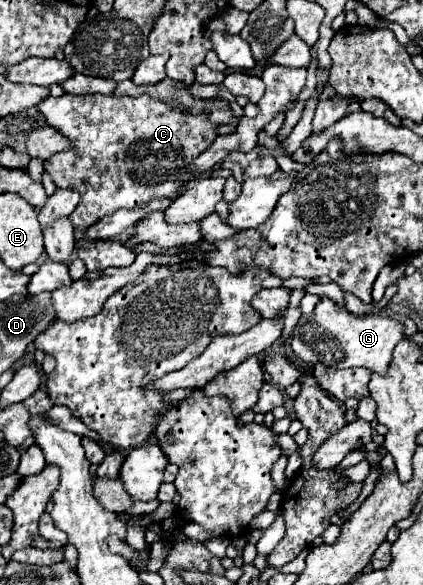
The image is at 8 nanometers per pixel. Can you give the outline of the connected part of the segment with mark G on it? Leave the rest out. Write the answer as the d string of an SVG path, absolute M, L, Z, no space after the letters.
M326 296L318 302L312 316L302 316L292 334L294 354L310 364L326 364L330 368L352 368L364 366L372 372L384 376L388 372L394 346L404 340L404 324L390 316L352 316L340 306L336 306Z

